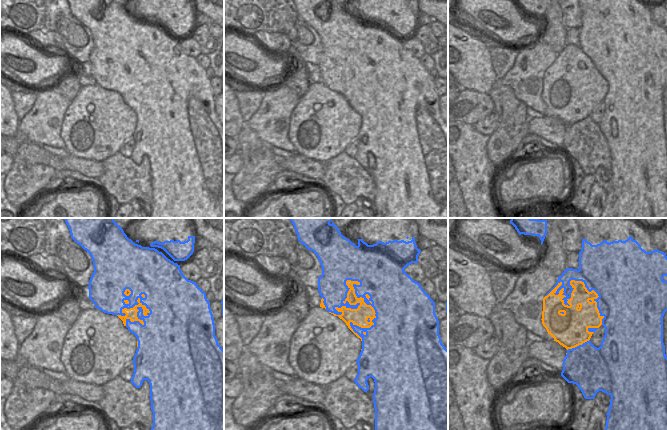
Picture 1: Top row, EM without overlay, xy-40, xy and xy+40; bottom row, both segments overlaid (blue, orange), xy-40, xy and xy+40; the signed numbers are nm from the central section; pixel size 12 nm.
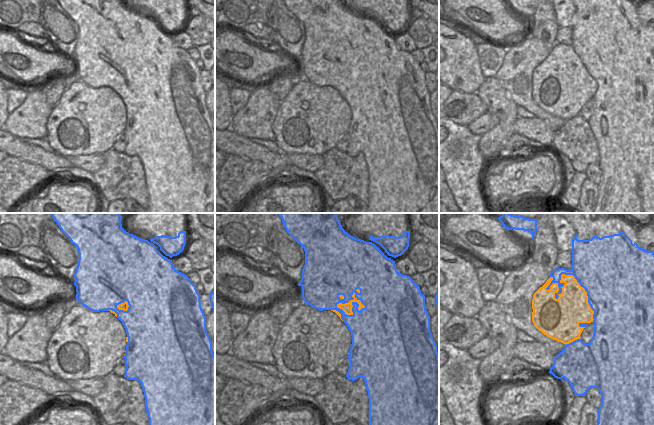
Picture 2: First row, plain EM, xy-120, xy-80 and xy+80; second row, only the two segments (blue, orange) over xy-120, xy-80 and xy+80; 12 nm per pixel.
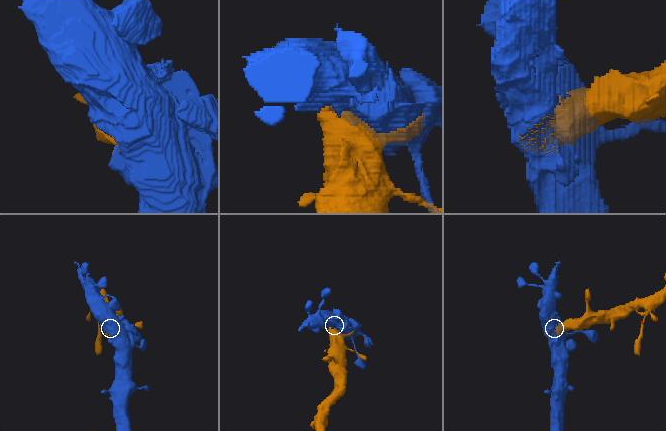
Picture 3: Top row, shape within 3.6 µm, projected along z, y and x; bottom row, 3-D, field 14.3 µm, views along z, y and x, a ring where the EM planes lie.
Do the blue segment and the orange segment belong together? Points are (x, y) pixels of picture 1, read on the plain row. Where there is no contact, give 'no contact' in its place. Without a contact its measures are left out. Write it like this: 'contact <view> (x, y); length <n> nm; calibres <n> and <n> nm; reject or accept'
contact xy (375, 88); length 750 nm; calibres 500 and 200 nm; reject

